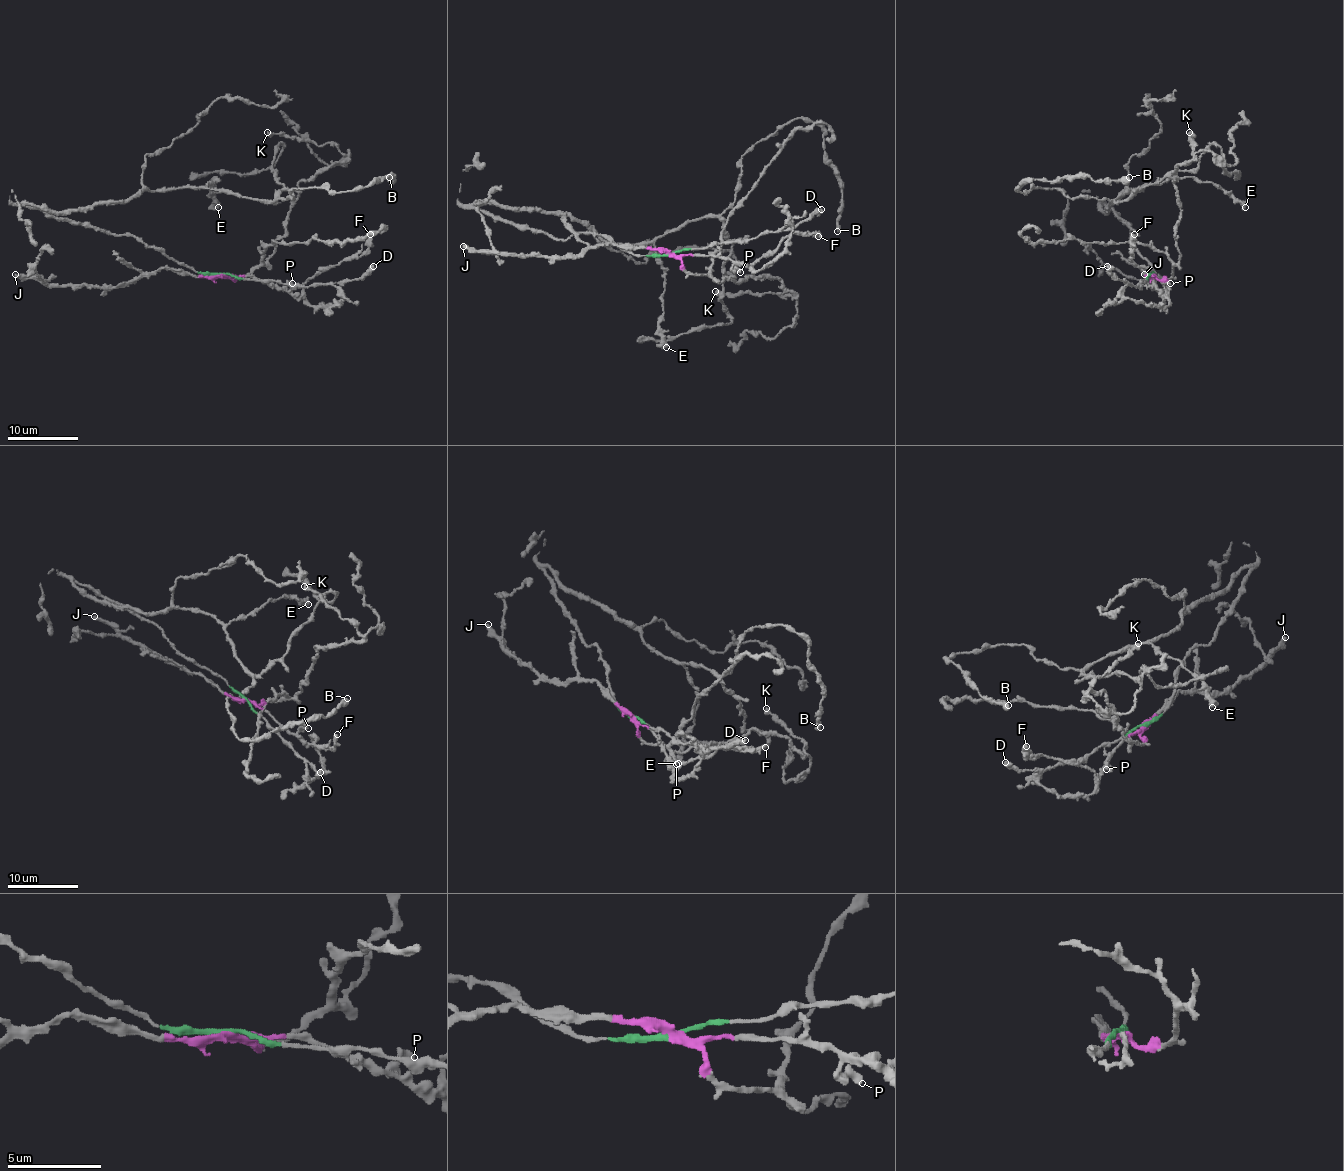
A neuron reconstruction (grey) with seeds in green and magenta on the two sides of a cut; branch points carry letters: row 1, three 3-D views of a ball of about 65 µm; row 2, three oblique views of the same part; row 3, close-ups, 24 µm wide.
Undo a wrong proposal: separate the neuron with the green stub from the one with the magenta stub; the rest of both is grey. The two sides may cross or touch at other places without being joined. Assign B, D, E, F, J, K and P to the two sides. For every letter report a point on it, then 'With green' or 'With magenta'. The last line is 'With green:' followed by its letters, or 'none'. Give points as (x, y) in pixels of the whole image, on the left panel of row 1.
B: Place: (389, 177). With green
D: Place: (373, 266). With green
E: Place: (218, 207). With green
F: Place: (370, 234). With magenta
J: Place: (15, 274). With magenta
K: Place: (267, 132). With magenta
P: Place: (292, 283). With magenta
With green: B, D, E

